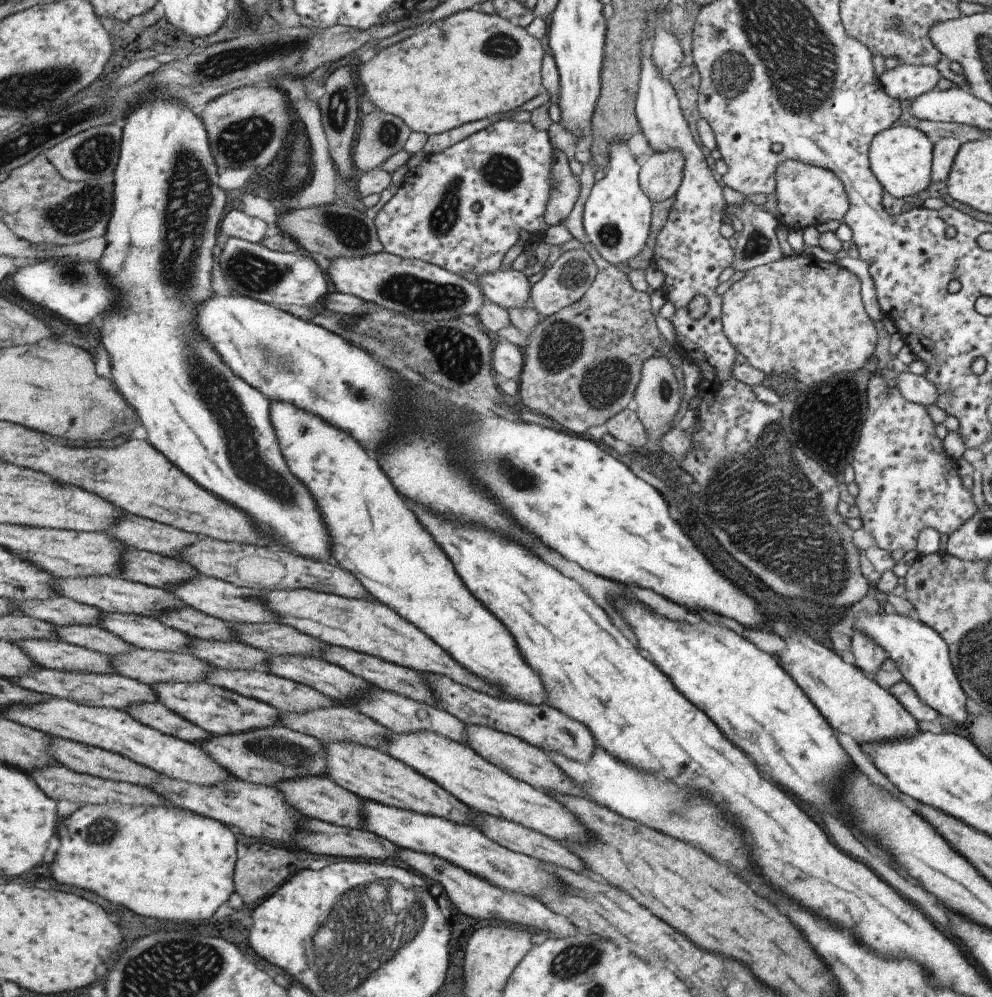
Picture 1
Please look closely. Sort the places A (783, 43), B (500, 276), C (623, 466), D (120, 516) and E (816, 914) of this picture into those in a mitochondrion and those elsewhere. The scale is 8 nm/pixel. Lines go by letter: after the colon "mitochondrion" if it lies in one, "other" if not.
A: mitochondrion
B: other
C: other
D: other
E: other

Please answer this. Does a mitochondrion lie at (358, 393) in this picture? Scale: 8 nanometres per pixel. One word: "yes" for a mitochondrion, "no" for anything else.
yes

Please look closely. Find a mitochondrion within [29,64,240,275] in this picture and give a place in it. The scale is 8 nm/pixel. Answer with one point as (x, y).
(82, 211)

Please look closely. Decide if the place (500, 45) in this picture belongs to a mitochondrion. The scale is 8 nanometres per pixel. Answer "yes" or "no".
yes

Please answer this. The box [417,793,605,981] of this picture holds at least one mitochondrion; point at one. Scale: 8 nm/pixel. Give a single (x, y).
(546, 888)

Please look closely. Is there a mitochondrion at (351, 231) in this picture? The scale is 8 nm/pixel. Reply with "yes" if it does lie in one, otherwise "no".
yes

